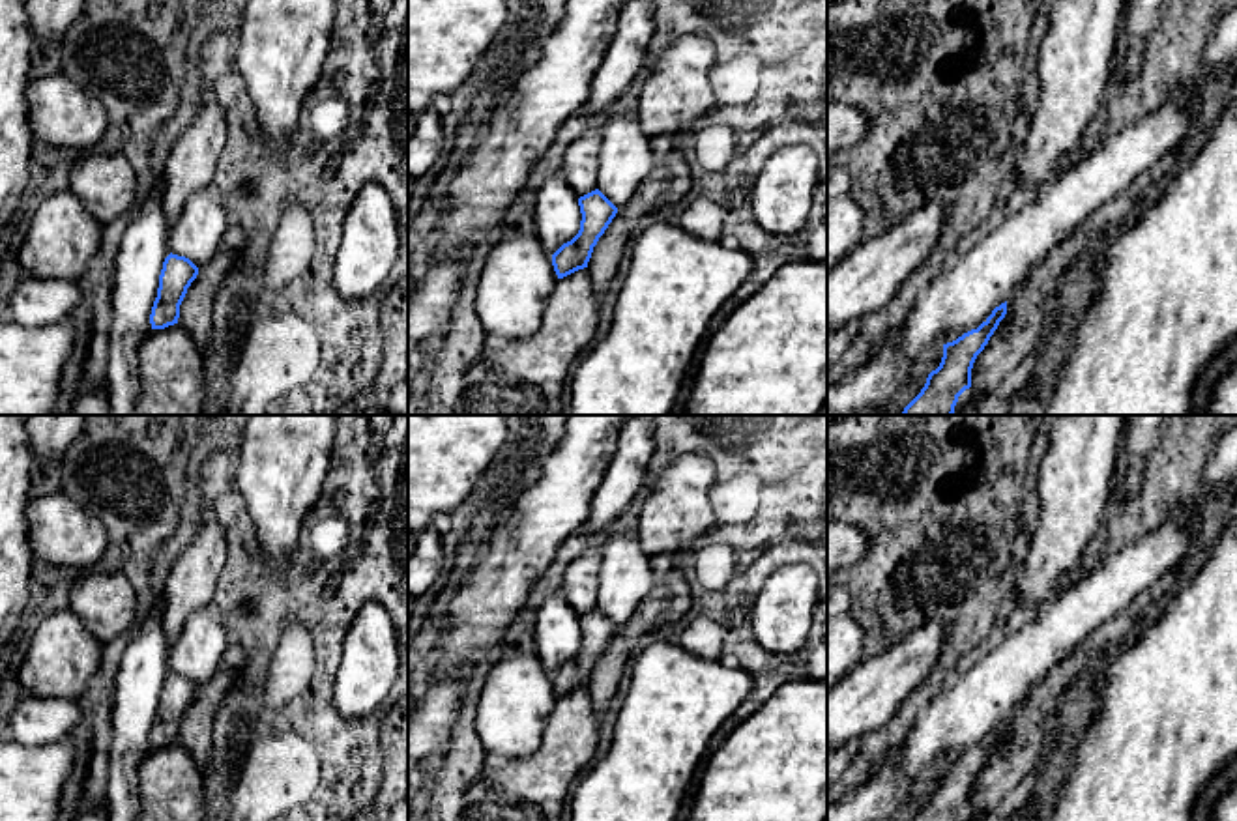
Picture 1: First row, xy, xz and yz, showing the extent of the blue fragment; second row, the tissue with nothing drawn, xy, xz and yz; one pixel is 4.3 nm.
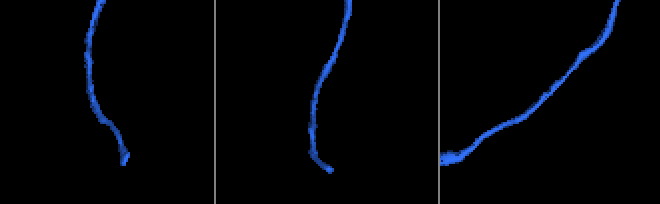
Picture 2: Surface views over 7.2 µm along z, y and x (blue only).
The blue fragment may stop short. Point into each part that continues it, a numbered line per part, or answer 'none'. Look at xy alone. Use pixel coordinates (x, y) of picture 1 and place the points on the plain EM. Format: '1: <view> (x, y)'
1: xy (197, 728)

